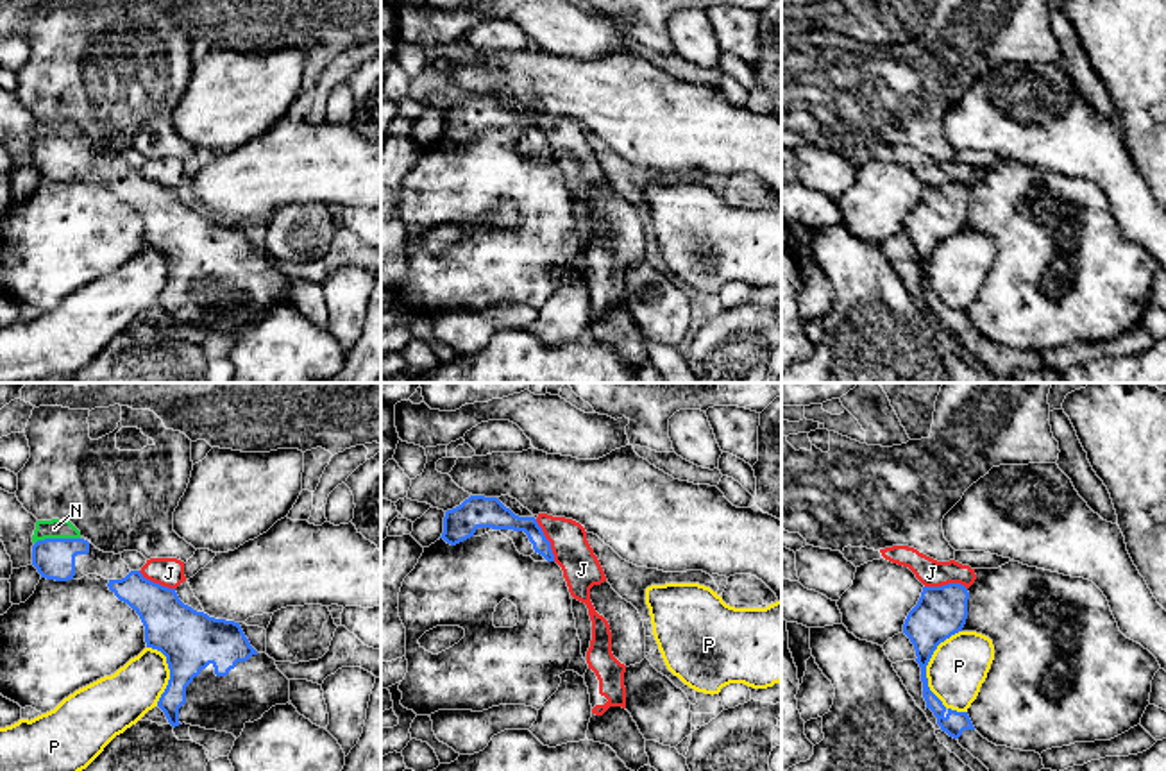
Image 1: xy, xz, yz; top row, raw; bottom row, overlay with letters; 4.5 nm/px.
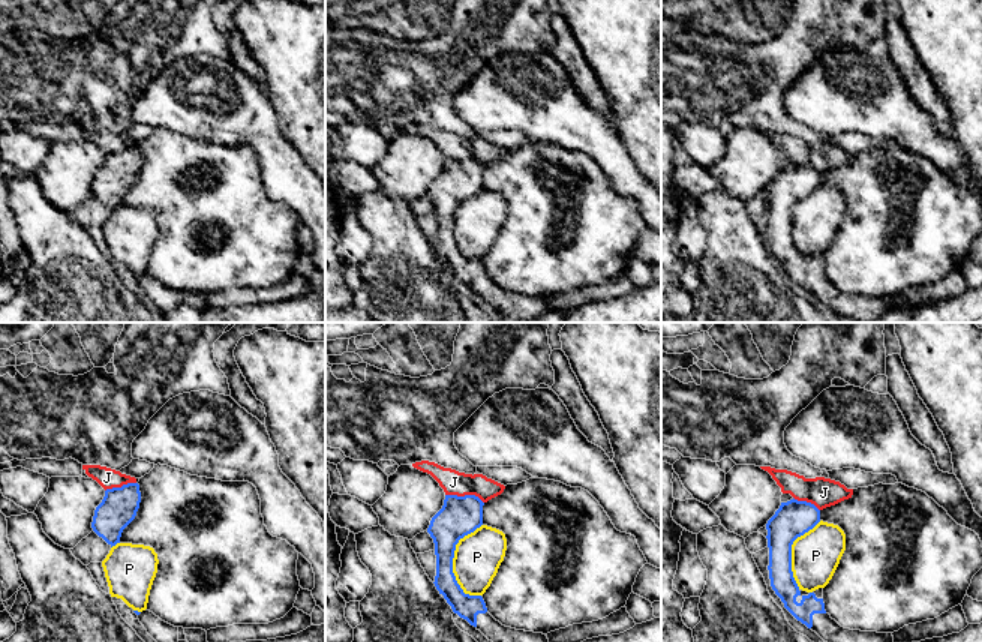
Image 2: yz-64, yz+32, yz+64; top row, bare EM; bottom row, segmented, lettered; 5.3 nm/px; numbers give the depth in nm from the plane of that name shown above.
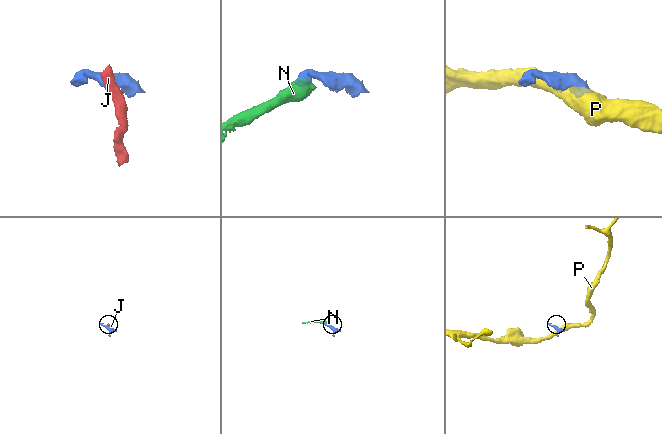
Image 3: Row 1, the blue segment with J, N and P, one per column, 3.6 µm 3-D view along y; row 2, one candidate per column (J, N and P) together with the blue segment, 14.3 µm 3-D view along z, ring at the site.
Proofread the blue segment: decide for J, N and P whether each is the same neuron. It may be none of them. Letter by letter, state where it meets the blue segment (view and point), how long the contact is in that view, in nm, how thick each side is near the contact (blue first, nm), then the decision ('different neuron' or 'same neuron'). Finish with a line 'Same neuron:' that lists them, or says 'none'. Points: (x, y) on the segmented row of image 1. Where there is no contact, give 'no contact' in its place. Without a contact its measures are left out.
J: xz (548, 541) | 220 nm | 110/170 nm | different neuron
N: xy (56, 539) | 220 nm | 190/90 nm | same neuron
P: yz (925, 675) | 380 nm | 200/260 nm | different neuron
Same neuron: N

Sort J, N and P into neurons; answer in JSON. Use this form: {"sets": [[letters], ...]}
{"sets": [["J"], ["N"], ["P"]]}

